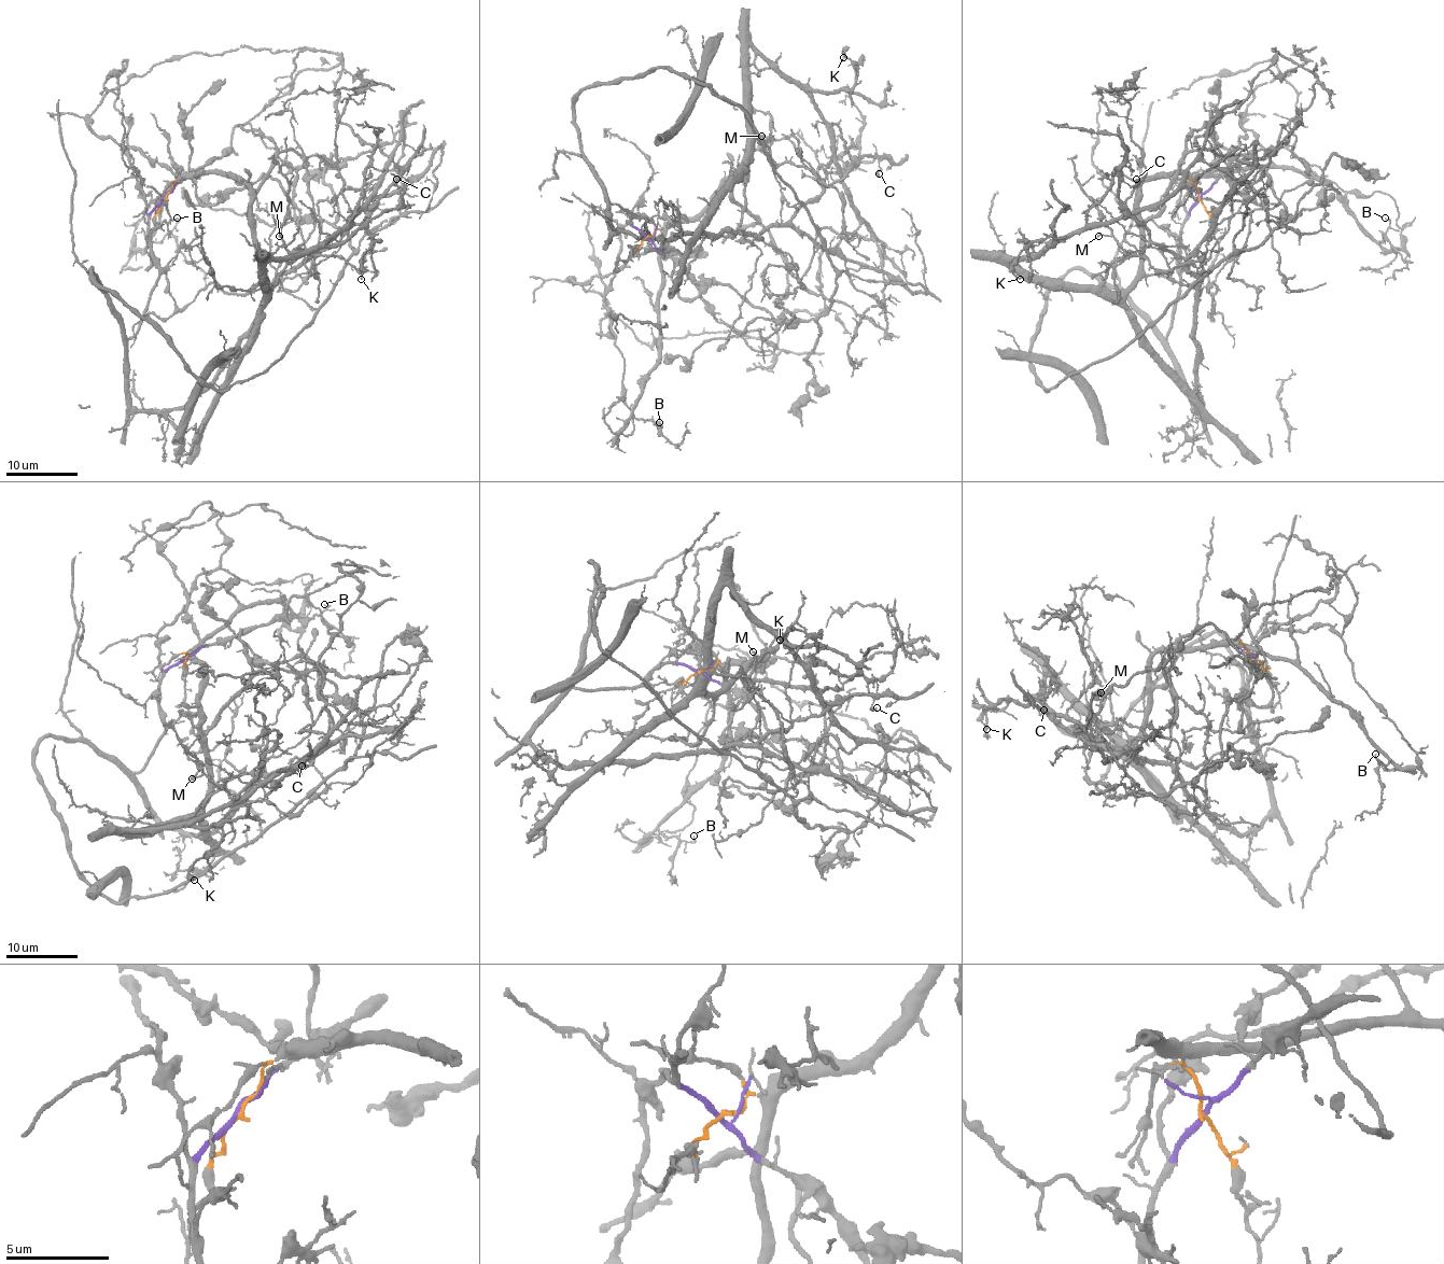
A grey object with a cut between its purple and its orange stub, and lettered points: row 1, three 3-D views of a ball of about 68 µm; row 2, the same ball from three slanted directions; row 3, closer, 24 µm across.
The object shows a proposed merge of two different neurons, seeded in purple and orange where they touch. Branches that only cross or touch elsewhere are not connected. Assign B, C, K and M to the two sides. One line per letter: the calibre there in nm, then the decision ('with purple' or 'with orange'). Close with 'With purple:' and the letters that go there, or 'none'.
B: 130 nm | with orange
C: 130 nm | with purple
K: 160 nm | with orange
M: 170 nm | with orange
With purple: C

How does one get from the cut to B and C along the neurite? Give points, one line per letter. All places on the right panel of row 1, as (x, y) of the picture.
B: (1199, 198), (1195, 177), (1297, 167), (1325, 182), (1377, 241), (1390, 222), (1385, 218)
C: (1199, 198), (1182, 227), (1166, 339), (1195, 409), (1196, 279), (1119, 198), (1119, 184), (1134, 185), (1135, 179)

